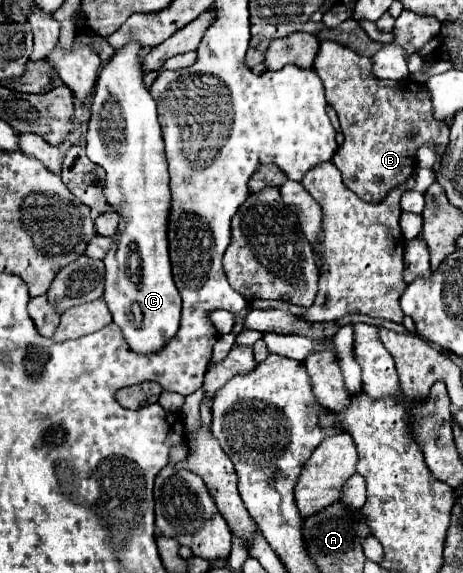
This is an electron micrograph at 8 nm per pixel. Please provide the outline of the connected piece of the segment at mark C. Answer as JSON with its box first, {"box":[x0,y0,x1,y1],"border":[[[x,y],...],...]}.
{"box":[87,43,181,353],"border":[[[127,43],[121,51],[113,55],[109,65],[103,67],[97,93],[91,105],[91,119],[87,131],[87,157],[105,169],[103,195],[105,201],[119,213],[119,227],[113,235],[113,245],[107,251],[105,263],[105,293],[103,301],[107,303],[113,321],[121,327],[129,347],[137,353],[155,353],[159,351],[175,333],[181,319],[181,297],[173,283],[171,259],[169,259],[169,241],[167,225],[171,211],[171,191],[169,191],[169,171],[165,159],[165,145],[161,137],[161,127],[157,123],[157,105],[149,95],[149,89],[143,87],[141,71],[141,47],[137,43]]]}

